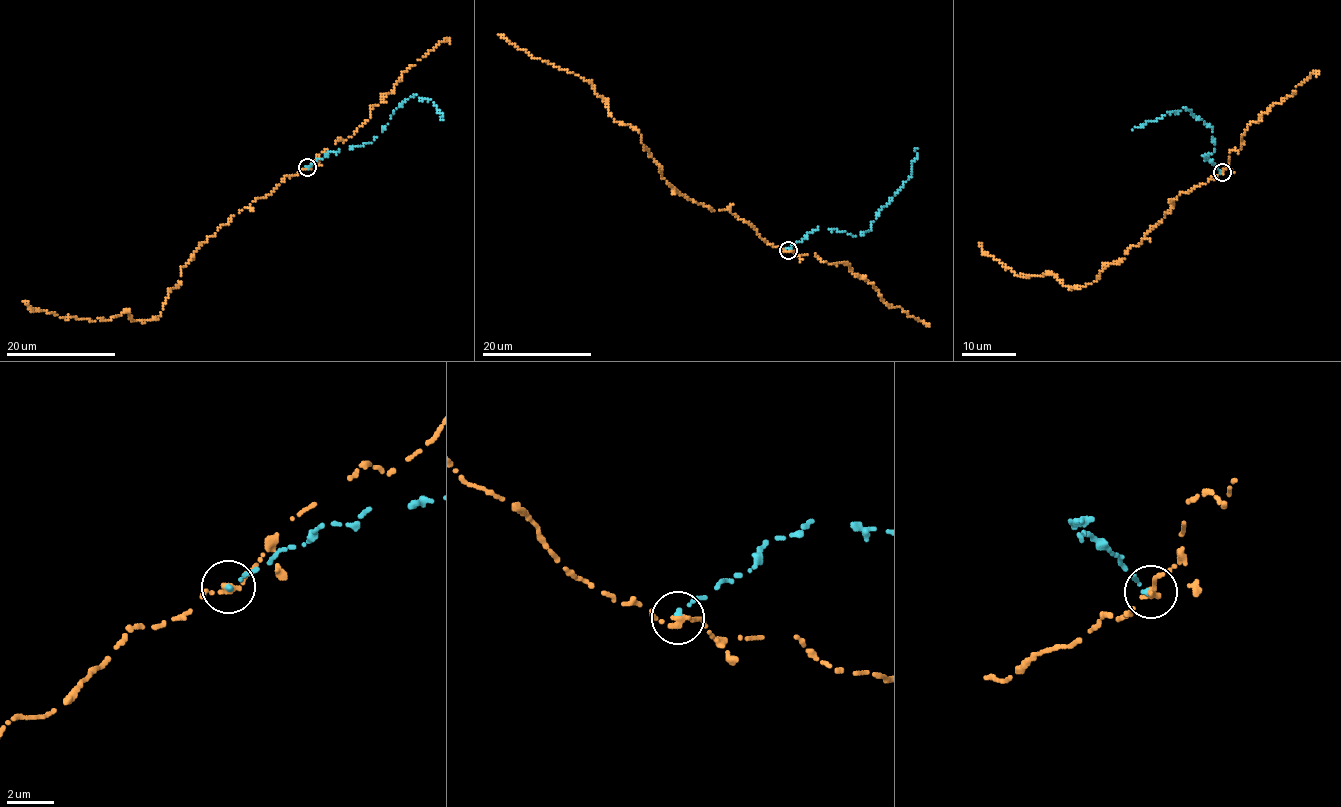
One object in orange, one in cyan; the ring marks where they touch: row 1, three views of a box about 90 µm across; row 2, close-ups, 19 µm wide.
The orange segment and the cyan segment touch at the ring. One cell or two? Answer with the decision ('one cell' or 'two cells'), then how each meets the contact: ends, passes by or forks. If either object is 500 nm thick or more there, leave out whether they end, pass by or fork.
two cells | orange passes by | cyan ends

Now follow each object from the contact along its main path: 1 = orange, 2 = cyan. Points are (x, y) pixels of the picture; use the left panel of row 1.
1: (307, 167), (201, 243), (157, 318), (134, 321), (124, 311), (94, 321), (60, 318), (23, 300)
2: (307, 167), (329, 152), (375, 141), (394, 110), (413, 95), (434, 103), (442, 119)

